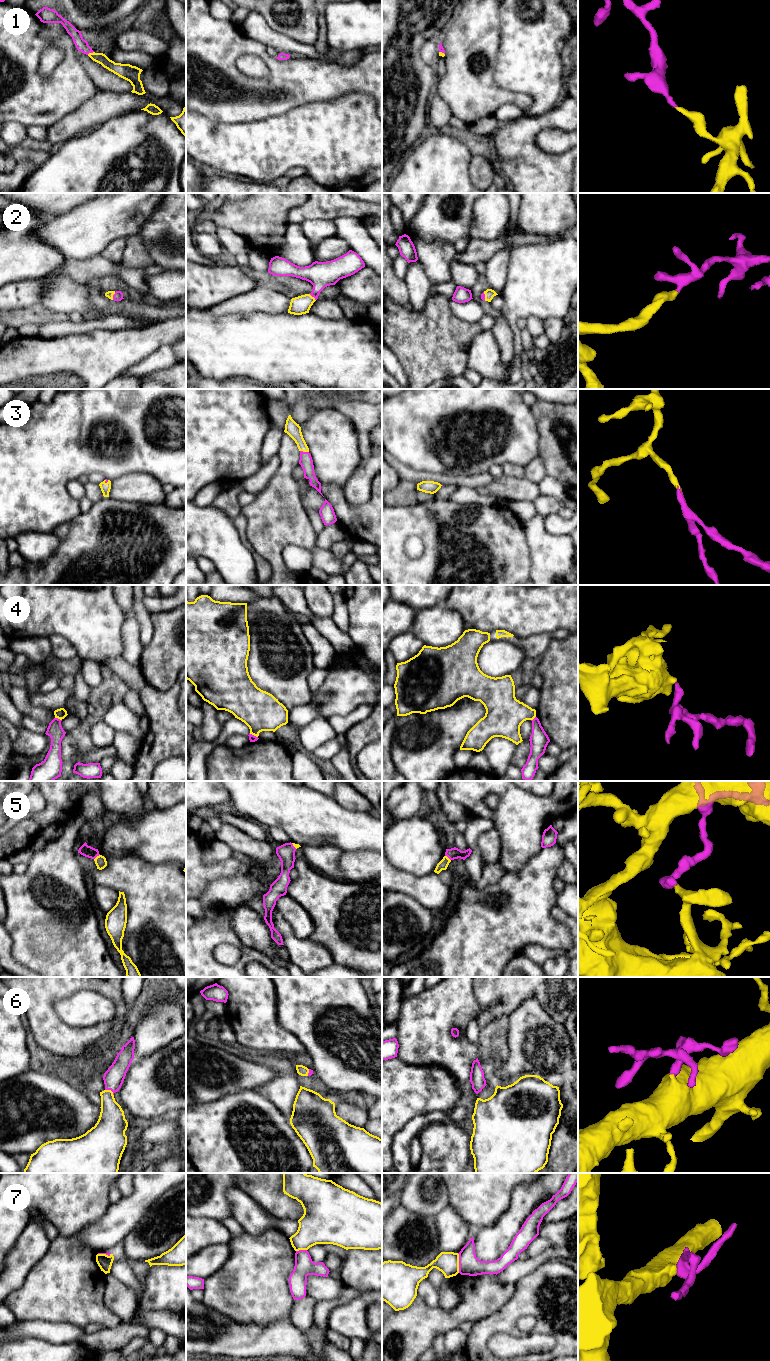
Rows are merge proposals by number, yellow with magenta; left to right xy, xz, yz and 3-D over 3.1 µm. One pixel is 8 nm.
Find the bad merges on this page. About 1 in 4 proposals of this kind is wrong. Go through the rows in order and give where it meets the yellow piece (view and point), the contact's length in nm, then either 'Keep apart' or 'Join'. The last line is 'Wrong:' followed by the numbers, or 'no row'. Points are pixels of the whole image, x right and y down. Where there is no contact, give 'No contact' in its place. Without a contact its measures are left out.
1: Touches yellow at xy (90, 53). Shared border 60 nm. Join
2: Touches yellow at xy (112, 296). Shared border 70 nm. Join
3: Touches yellow at xz (304, 451). Shared border 70 nm. Join
4: Touches yellow at xy (58, 718). Shared border 60 nm. Keep apart
5: Touches yellow at xy (96, 857). Shared border 60 nm. Join
6: Touches yellow at xy (110, 1090). Shared border 90 nm. Join
7: Touches yellow at yz (458, 1263). Shared border 160 nm. Keep apart
Wrong: 4, 7

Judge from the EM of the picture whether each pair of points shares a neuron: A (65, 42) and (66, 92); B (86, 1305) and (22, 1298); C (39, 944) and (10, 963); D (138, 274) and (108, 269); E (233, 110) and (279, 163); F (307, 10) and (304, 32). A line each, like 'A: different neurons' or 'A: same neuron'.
A: same neuron
B: same neuron
C: different neurons
D: same neuron
E: different neurons
F: same neuron

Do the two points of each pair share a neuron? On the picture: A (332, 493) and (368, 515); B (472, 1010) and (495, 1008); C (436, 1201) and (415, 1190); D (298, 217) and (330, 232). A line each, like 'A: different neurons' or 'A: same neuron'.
A: same neuron
B: different neurons
C: same neuron
D: different neurons

